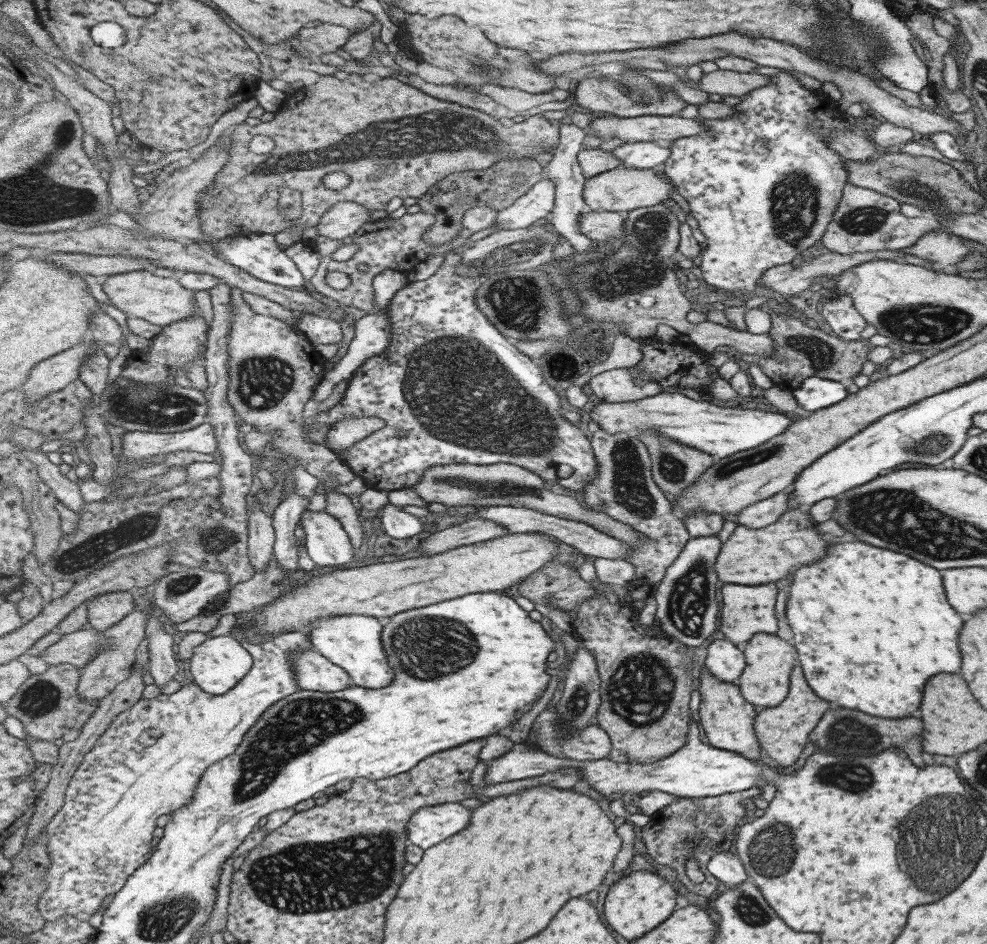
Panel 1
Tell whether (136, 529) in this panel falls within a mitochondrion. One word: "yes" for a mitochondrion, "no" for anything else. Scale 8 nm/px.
yes

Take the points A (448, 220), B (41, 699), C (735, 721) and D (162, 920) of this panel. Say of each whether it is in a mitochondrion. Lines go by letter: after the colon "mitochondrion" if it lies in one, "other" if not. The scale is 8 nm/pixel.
A: other
B: mitochondrion
C: other
D: mitochondrion

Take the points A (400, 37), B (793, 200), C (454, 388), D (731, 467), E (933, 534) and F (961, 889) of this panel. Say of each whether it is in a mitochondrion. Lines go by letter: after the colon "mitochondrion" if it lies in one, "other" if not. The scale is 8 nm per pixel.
A: other
B: mitochondrion
C: mitochondrion
D: mitochondrion
E: mitochondrion
F: mitochondrion

